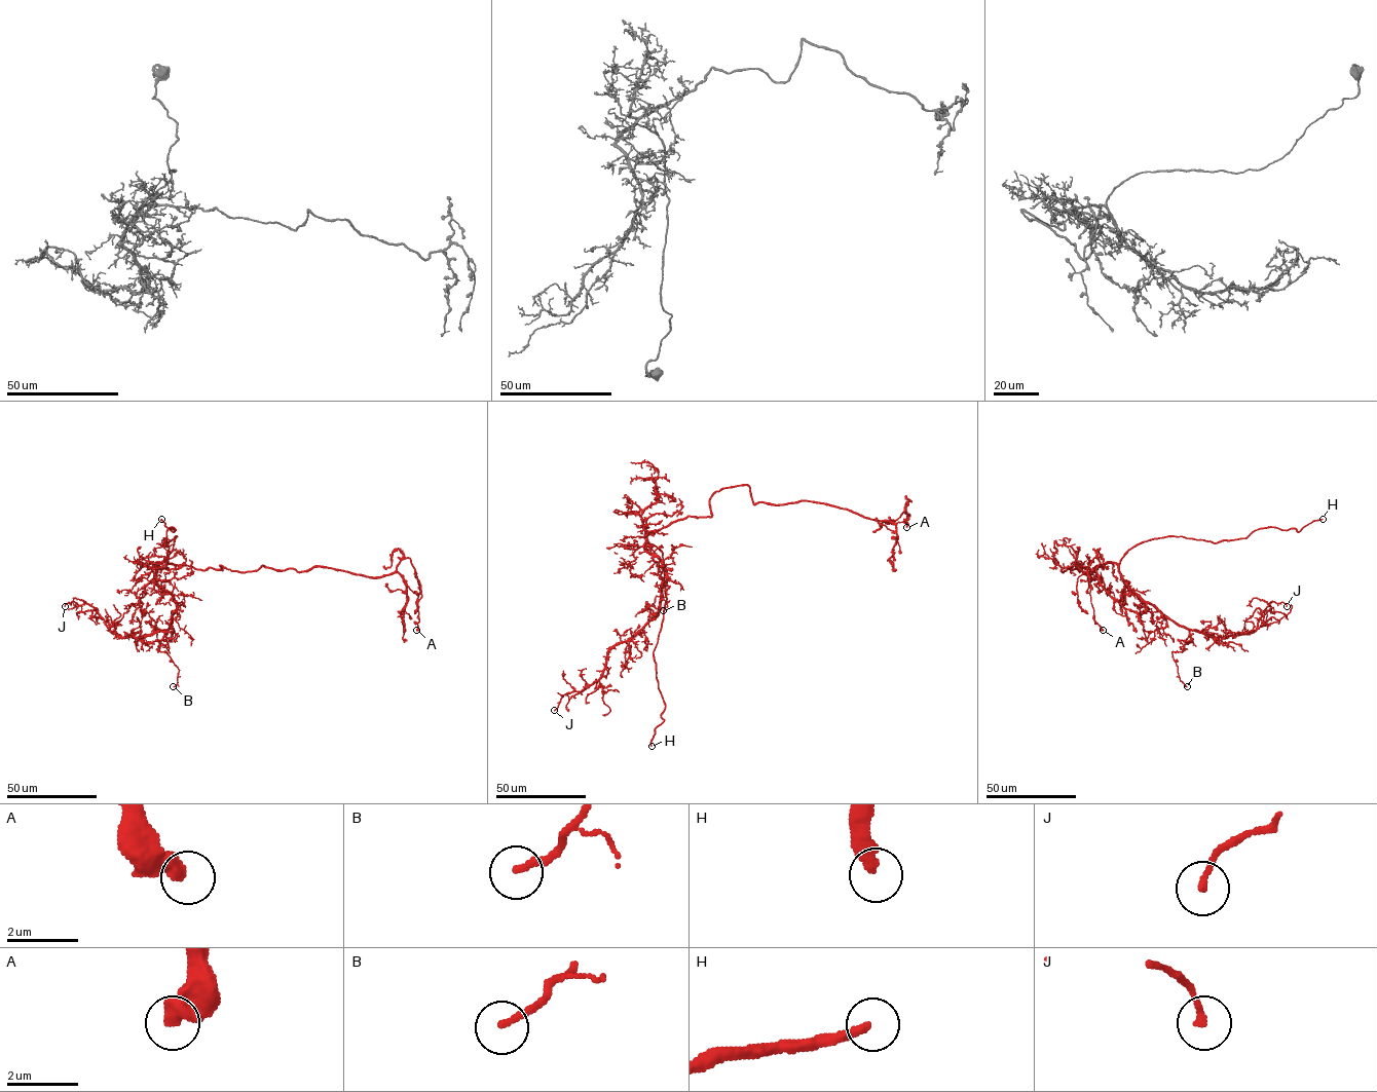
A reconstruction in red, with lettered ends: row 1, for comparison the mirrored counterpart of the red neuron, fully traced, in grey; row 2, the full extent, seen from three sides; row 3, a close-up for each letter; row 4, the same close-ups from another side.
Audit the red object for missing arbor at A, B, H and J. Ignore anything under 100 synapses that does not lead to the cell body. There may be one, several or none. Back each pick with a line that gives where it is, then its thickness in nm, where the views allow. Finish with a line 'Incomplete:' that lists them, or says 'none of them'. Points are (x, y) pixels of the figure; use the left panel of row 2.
H: (161, 519) | 300 nm
Incomplete: H

